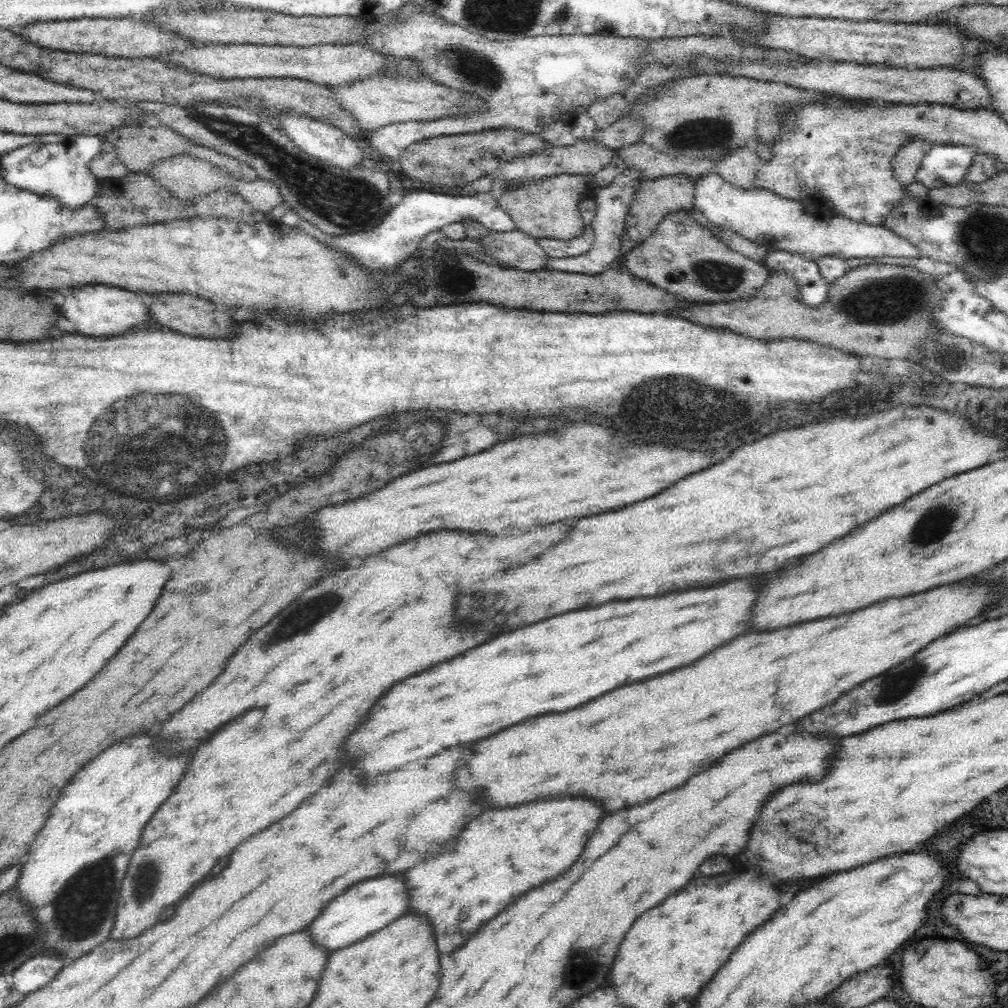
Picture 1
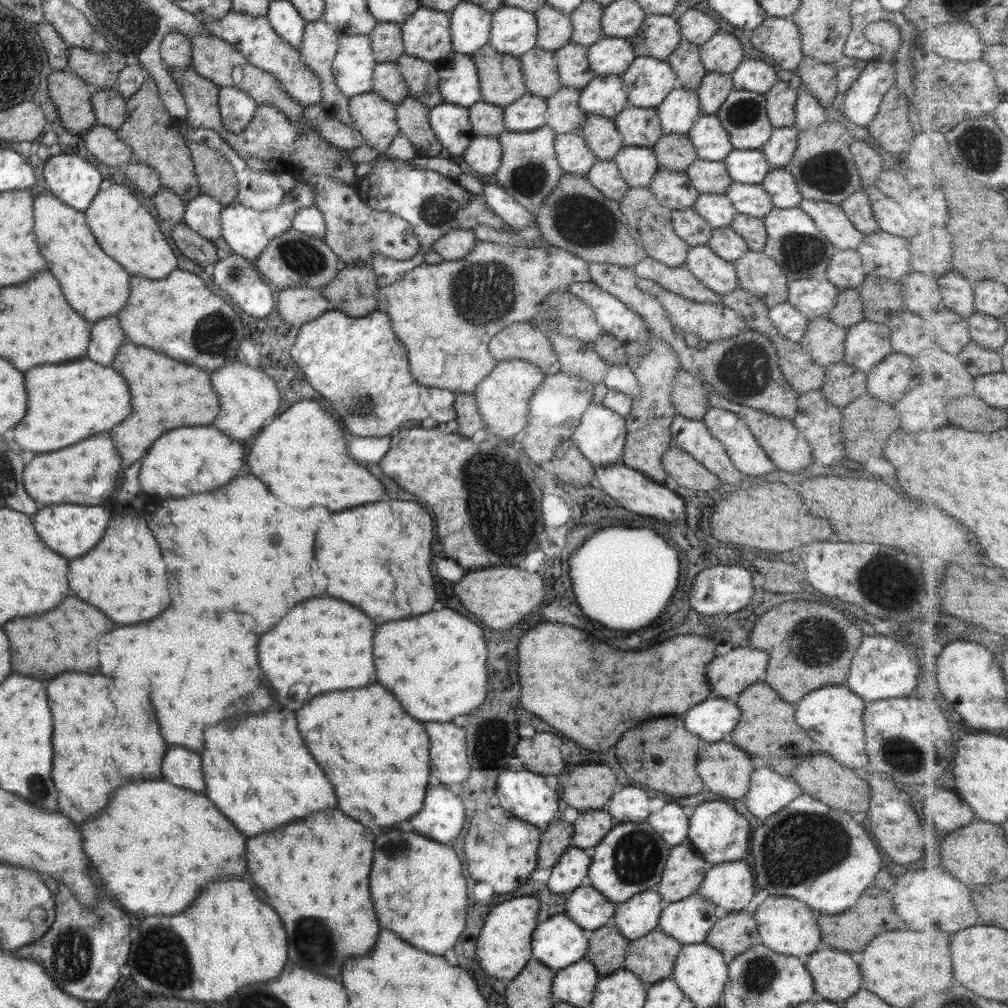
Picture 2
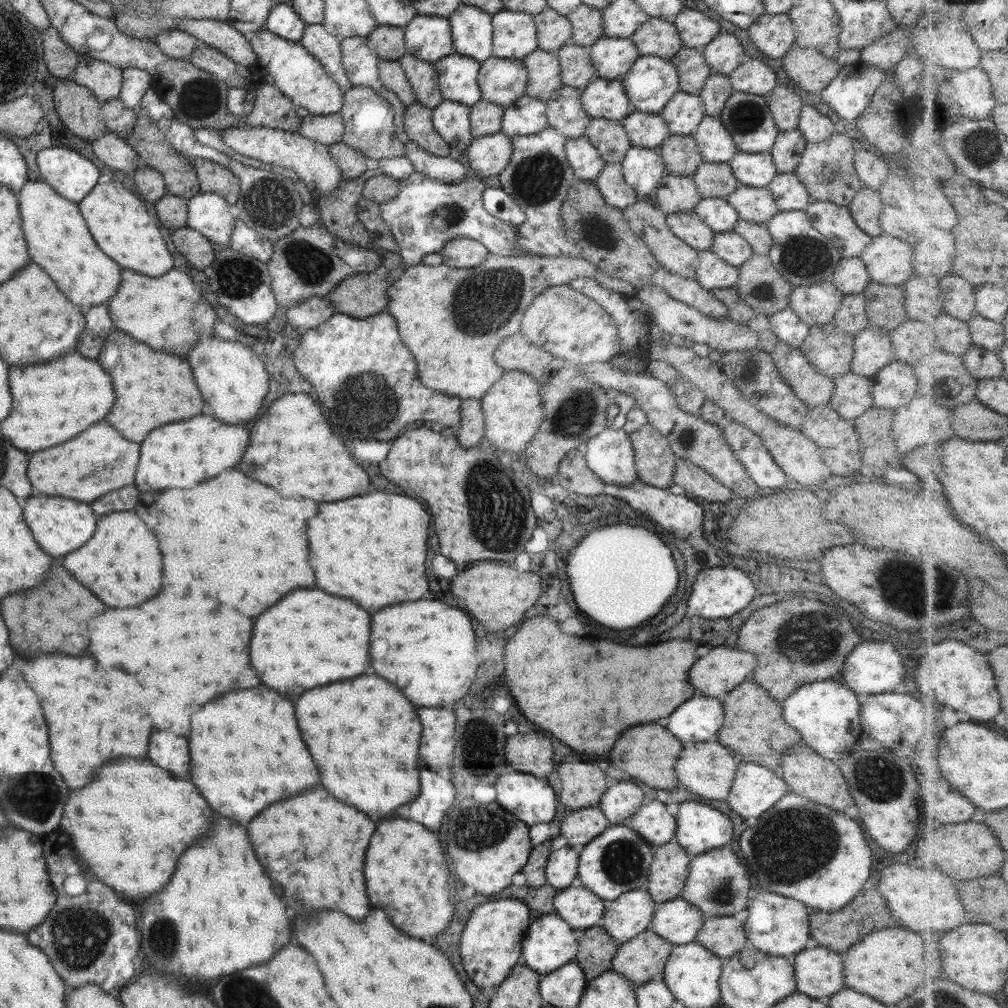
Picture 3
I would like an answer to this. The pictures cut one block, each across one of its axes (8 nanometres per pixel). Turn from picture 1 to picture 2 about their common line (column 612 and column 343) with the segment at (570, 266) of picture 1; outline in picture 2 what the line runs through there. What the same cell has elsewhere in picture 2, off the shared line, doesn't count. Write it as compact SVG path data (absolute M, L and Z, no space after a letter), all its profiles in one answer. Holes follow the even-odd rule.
M313 175L311 178L313 186L314 207L319 210L324 220L326 231L324 243L335 253L341 266L358 262L371 262L371 253L378 252L397 260L410 259L418 251L418 240L413 234L411 226L405 219L399 218L390 212L383 212L378 208L368 207L356 193L355 188L346 185L342 180L329 175Z

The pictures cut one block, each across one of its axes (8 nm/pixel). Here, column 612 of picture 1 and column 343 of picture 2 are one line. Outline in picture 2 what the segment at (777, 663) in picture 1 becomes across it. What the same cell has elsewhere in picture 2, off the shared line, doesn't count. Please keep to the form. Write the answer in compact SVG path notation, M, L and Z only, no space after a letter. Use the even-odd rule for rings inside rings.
M379 684L311 698L297 710L303 744L333 784L337 808L363 826L389 826L421 810L429 776L427 734Z

